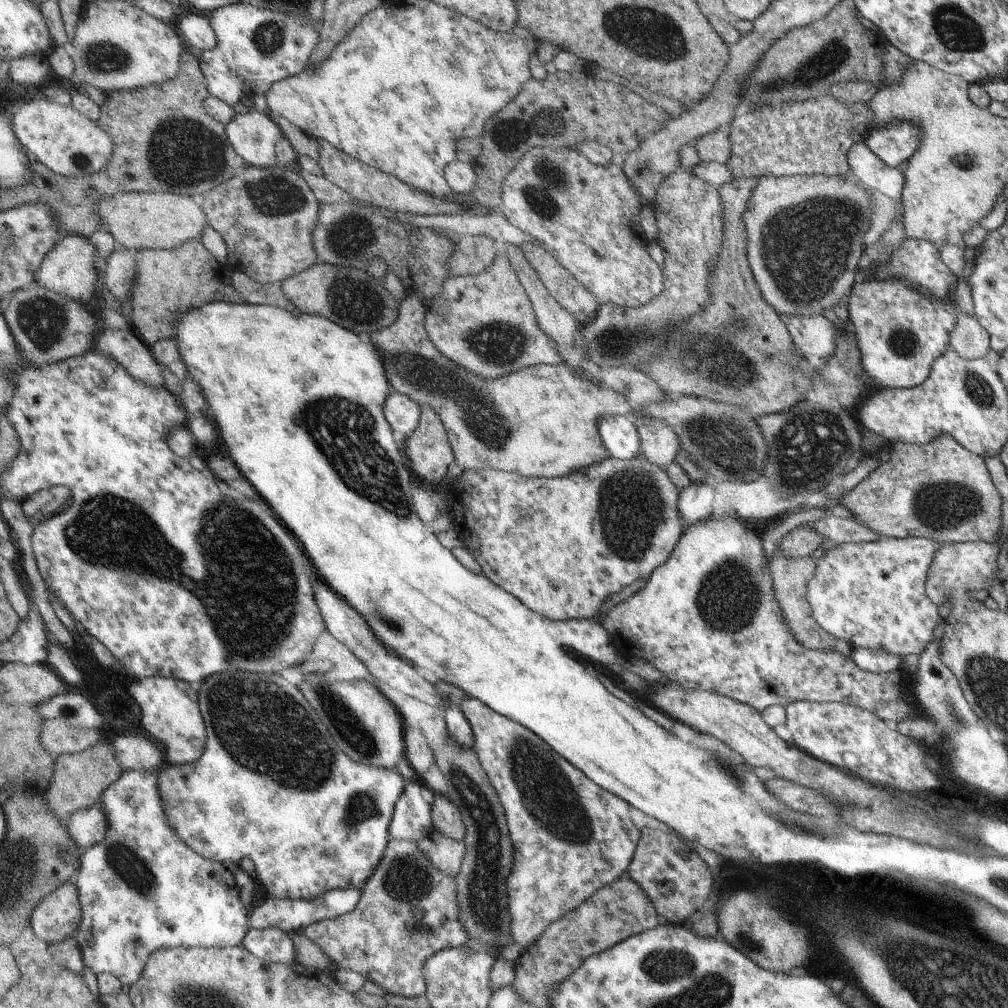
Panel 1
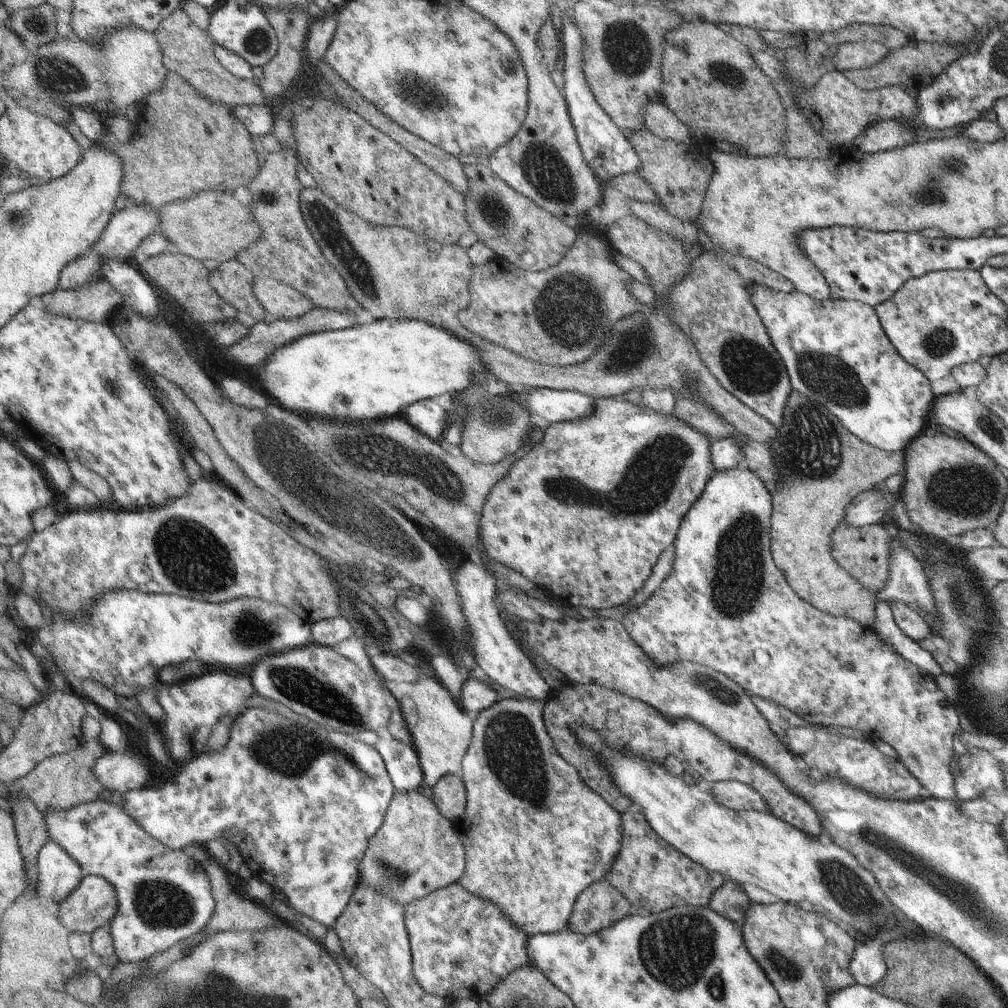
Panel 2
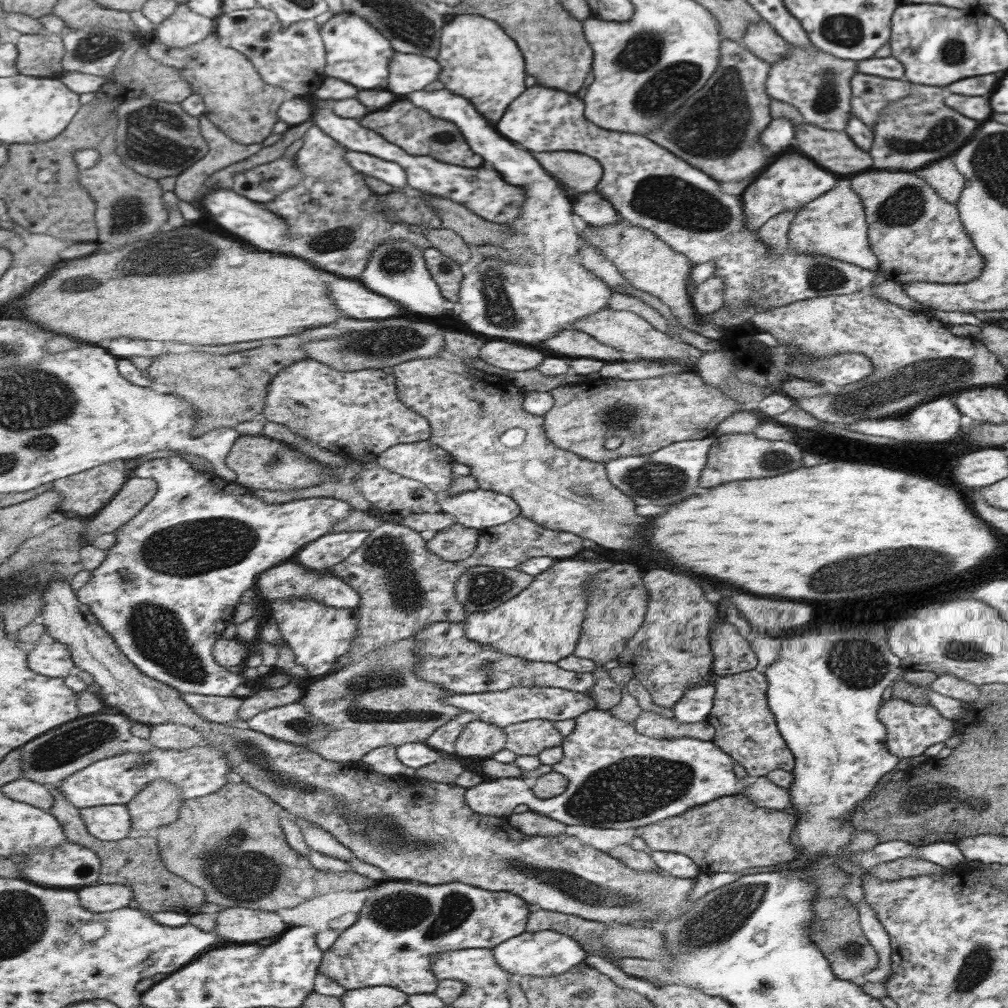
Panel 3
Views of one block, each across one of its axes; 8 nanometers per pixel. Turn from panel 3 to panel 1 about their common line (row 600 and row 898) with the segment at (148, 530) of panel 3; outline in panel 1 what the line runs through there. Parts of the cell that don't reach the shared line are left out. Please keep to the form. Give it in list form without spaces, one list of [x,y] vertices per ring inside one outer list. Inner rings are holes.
[[[127,771],[105,790],[98,803],[108,818],[107,832],[100,843],[86,848],[81,858],[82,865],[80,866],[80,872],[77,874],[78,878],[76,883],[80,890],[84,919],[75,937],[82,948],[84,965],[91,969],[97,976],[101,973],[112,973],[117,976],[125,986],[132,985],[140,979],[148,960],[161,949],[169,947],[236,947],[244,944],[245,935],[250,931],[251,927],[249,922],[250,912],[245,908],[246,905],[241,902],[239,888],[237,887],[237,882],[235,882],[232,871],[229,872],[220,862],[212,861],[201,856],[176,835],[176,832],[168,823],[169,820],[162,805],[159,784],[160,779],[157,772]]]

